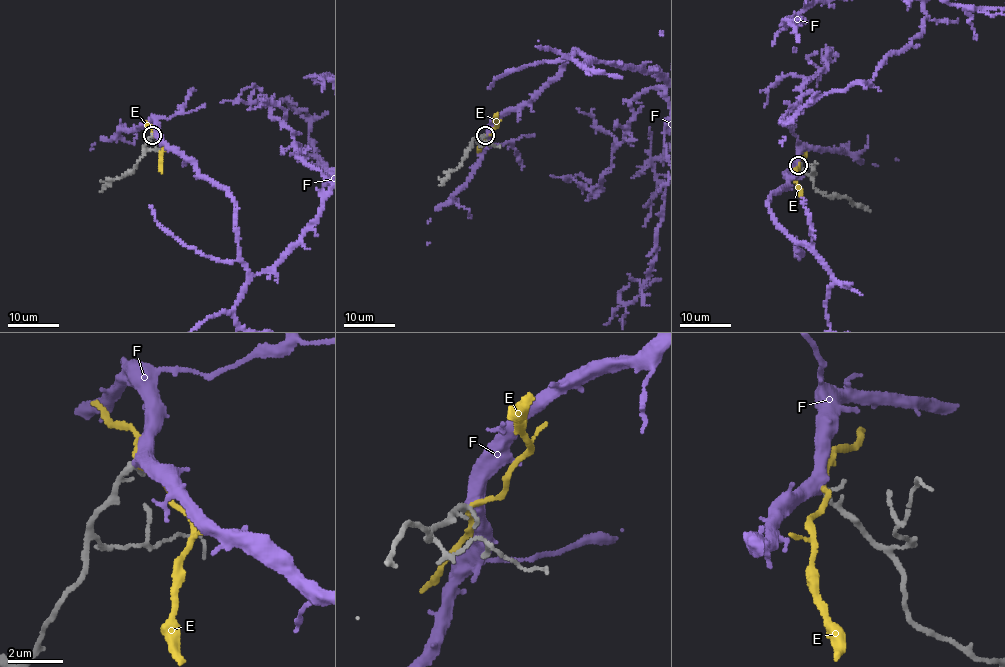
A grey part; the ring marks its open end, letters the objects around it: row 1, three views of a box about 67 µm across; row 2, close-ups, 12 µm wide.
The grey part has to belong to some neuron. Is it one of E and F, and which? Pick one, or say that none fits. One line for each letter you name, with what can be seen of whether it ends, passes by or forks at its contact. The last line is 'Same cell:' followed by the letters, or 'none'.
F: it passes by
Same cell: F

